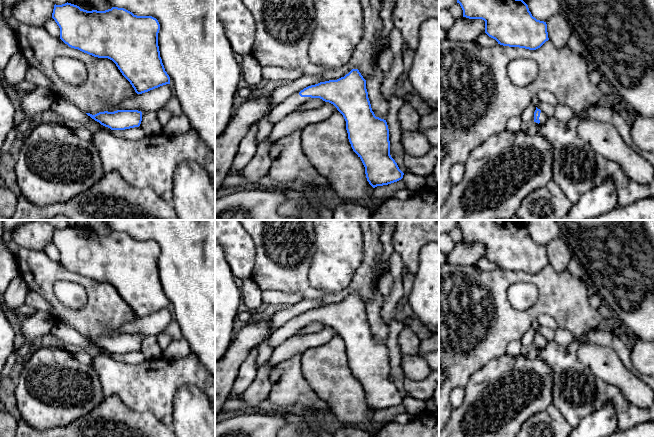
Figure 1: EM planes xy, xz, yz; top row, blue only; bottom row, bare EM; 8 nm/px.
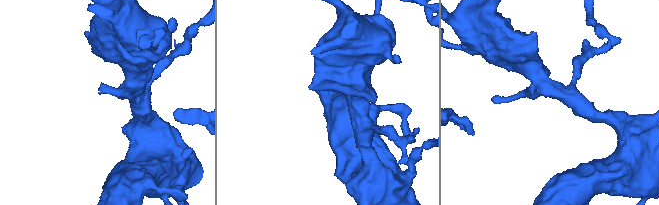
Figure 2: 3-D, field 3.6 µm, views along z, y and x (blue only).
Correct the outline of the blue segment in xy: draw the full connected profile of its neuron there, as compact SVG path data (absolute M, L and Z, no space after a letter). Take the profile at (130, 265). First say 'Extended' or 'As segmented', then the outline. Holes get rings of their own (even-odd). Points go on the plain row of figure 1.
As segmented. M65 227L54 229L52 242L60 252L60 263L69 271L98 282L112 284L137 318L170 308L158 270L160 248L152 240L137 240L118 231L105 235L87 235Z

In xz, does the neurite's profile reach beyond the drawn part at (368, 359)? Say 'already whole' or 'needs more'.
needs more

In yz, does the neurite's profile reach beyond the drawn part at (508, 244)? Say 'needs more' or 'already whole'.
already whole

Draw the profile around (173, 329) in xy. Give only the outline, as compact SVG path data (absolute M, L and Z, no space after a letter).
M175 318L171 320L171 322L168 324L163 332L168 334L172 338L172 340L180 340L181 338L183 338L182 331Z

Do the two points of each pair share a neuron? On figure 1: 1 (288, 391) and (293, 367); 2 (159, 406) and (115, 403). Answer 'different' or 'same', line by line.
1: same
2: different

